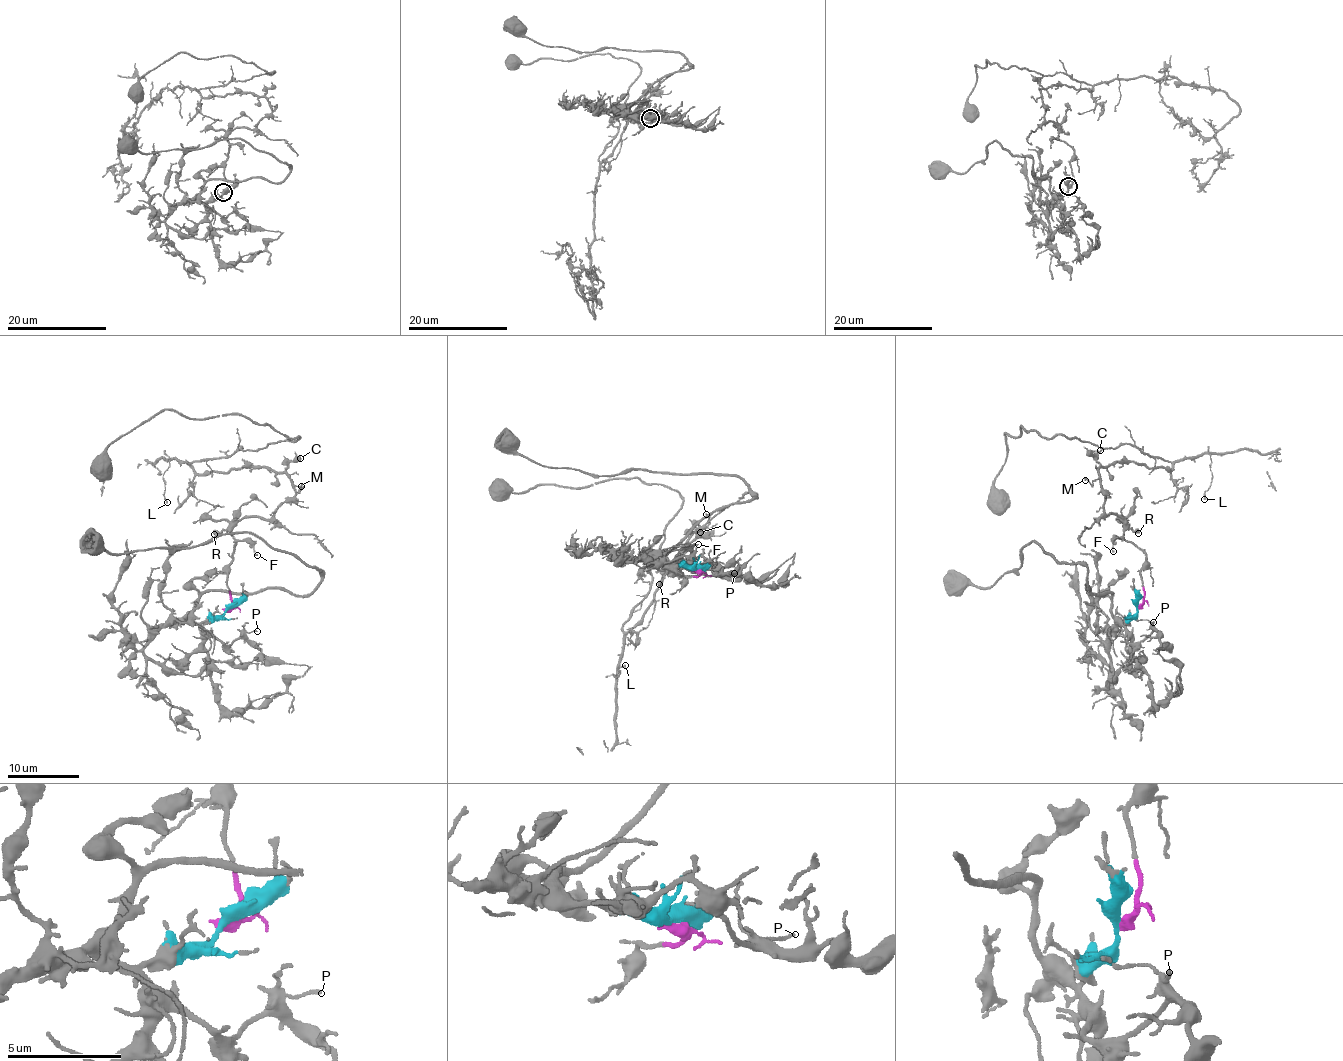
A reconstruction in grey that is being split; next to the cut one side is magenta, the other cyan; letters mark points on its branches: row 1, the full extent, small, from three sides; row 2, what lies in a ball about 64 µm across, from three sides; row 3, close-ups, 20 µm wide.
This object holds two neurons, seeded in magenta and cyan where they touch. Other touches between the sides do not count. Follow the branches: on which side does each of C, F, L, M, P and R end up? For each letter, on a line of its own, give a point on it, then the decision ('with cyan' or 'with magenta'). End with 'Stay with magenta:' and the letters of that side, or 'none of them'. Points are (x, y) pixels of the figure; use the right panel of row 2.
C: at (1100, 450); with magenta
F: at (1113, 551); with magenta
L: at (1204, 499); with magenta
M: at (1085, 480); with magenta
P: at (1153, 622); with cyan
R: at (1138, 533); with magenta
Stay with magenta: C, F, L, M, R

